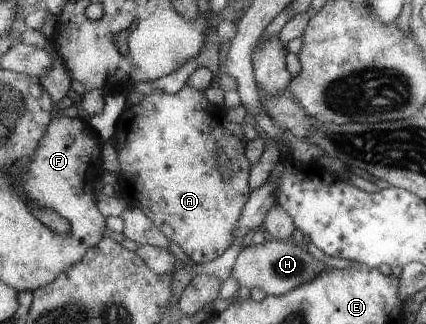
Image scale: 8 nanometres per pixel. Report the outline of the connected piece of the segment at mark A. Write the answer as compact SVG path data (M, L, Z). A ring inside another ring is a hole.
M183 85L173 95L159 89L132 106L127 106L118 116L117 130L111 143L118 156L120 172L116 179L120 185L117 198L123 199L127 207L141 209L157 230L167 240L175 243L175 251L181 258L200 264L213 260L227 249L232 240L232 230L241 212L242 204L248 202L250 188L248 176L251 166L243 155L246 139L241 123L231 124L225 108L211 104L203 91L195 91ZM217 146L225 152L232 172L231 180L225 184L215 166L214 152Z

